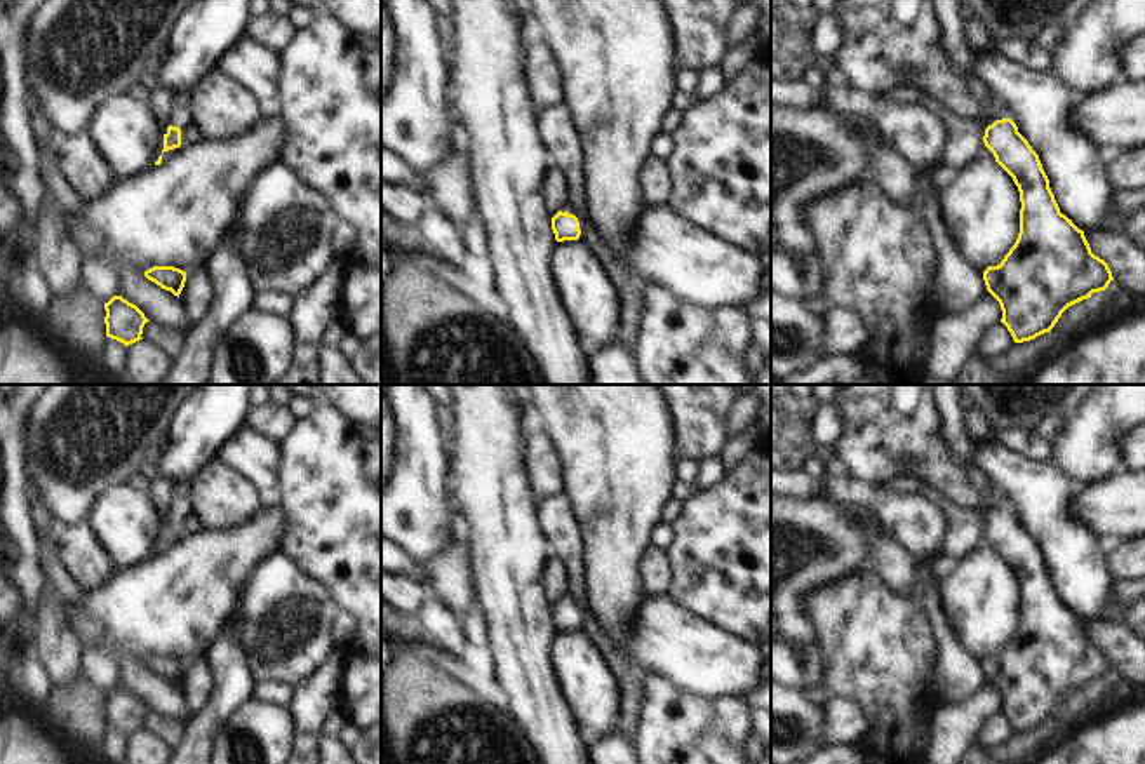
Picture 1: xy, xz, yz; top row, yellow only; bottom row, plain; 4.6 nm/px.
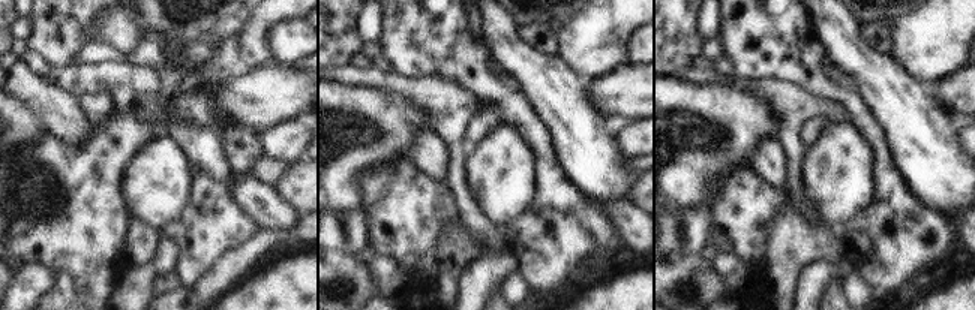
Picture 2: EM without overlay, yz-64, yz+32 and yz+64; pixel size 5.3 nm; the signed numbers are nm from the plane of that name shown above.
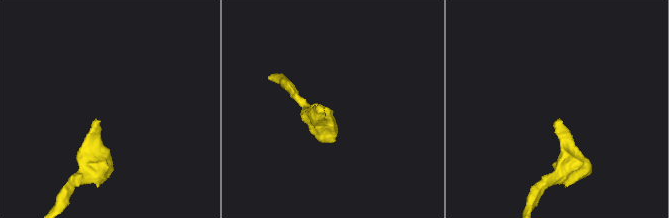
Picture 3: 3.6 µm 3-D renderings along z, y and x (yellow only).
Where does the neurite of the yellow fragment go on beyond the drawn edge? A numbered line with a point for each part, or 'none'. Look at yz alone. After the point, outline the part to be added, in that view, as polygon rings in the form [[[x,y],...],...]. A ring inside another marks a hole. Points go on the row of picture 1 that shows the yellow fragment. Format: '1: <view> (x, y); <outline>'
1: yz (888, 44); [[[837,0],[834,10],[844,21],[844,45],[835,57],[853,87],[881,96],[912,85],[924,99],[940,103],[957,117],[976,118],[985,129],[995,122],[966,89],[966,77],[948,57],[934,0]]]

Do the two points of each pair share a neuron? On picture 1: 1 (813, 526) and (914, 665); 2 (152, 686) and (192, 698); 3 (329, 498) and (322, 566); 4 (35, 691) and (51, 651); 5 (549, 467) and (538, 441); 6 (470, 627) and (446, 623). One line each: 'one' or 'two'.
1: two
2: two
3: one
4: two
5: one
6: two

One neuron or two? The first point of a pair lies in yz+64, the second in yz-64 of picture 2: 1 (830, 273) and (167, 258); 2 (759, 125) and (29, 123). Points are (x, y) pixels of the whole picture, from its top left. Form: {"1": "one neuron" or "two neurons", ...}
{"1": "one neuron", "2": "one neuron"}

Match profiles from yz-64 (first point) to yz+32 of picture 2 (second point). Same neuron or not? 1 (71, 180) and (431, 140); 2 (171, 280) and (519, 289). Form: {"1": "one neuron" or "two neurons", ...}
{"1": "two neurons", "2": "one neuron"}

